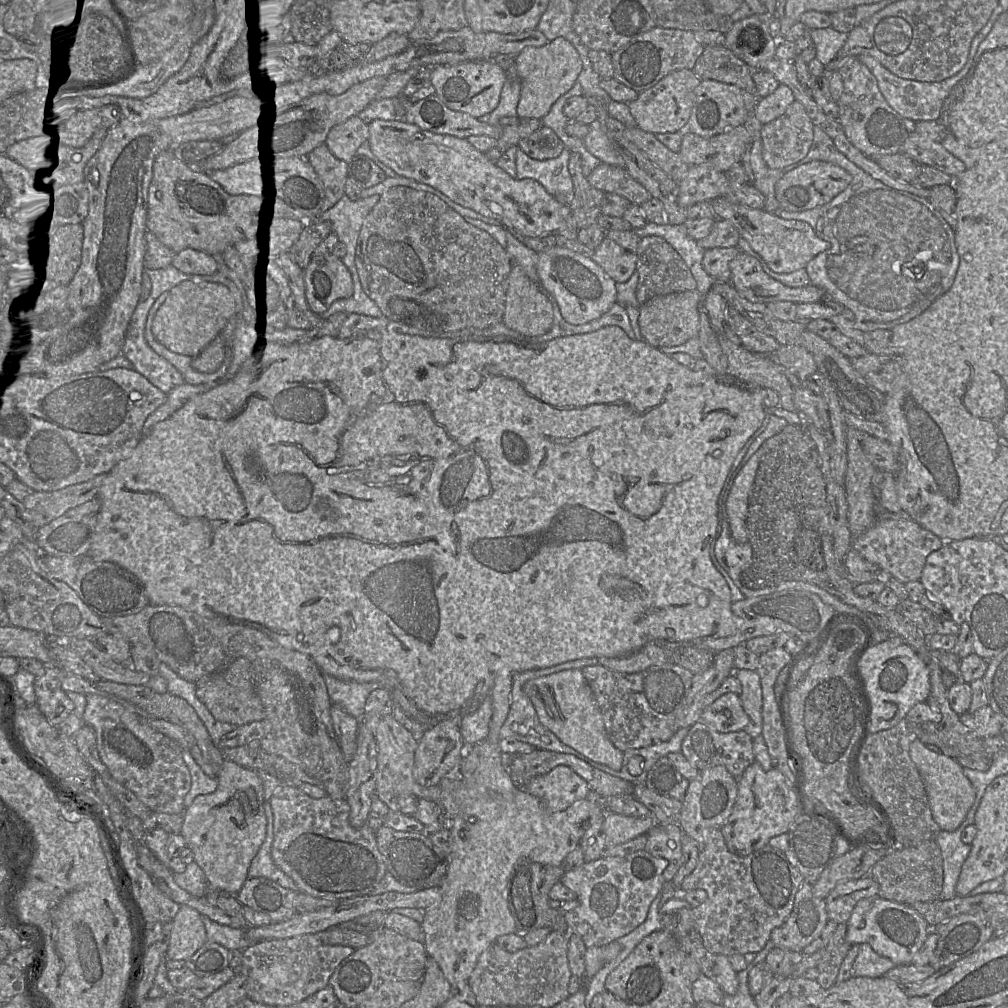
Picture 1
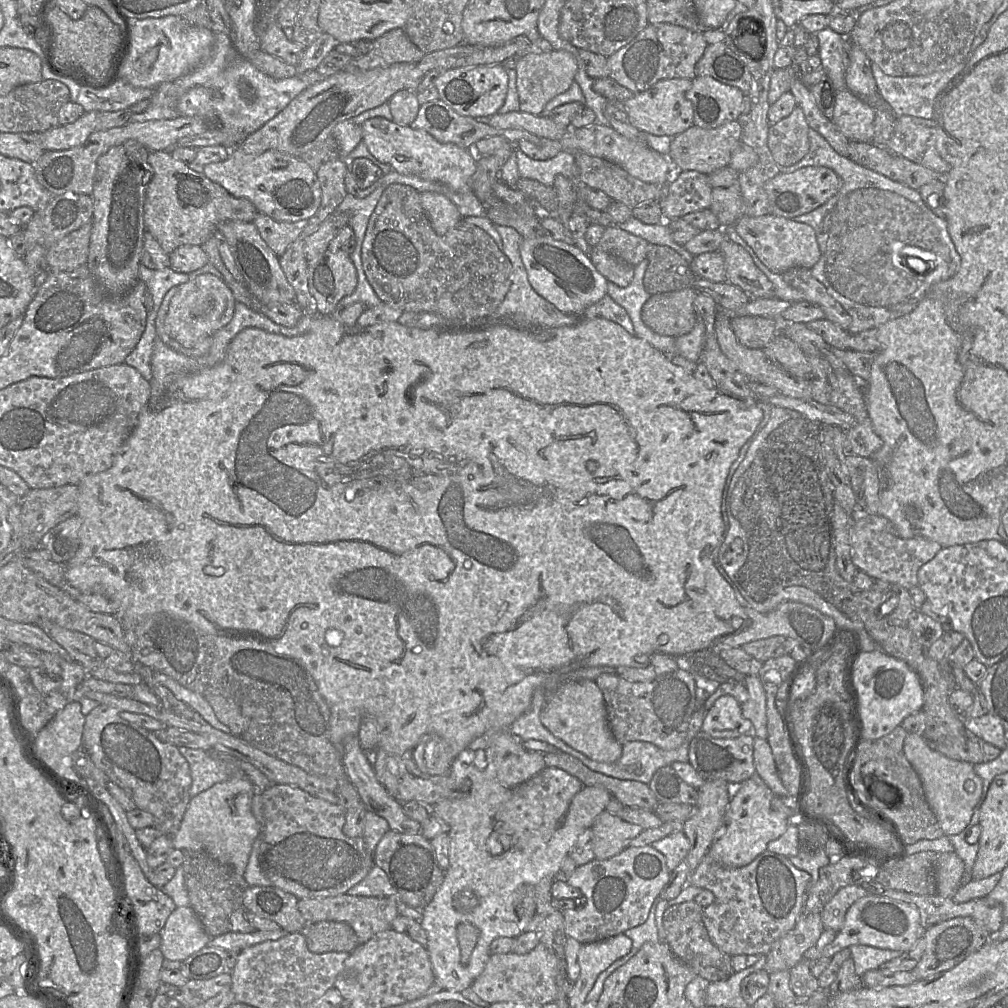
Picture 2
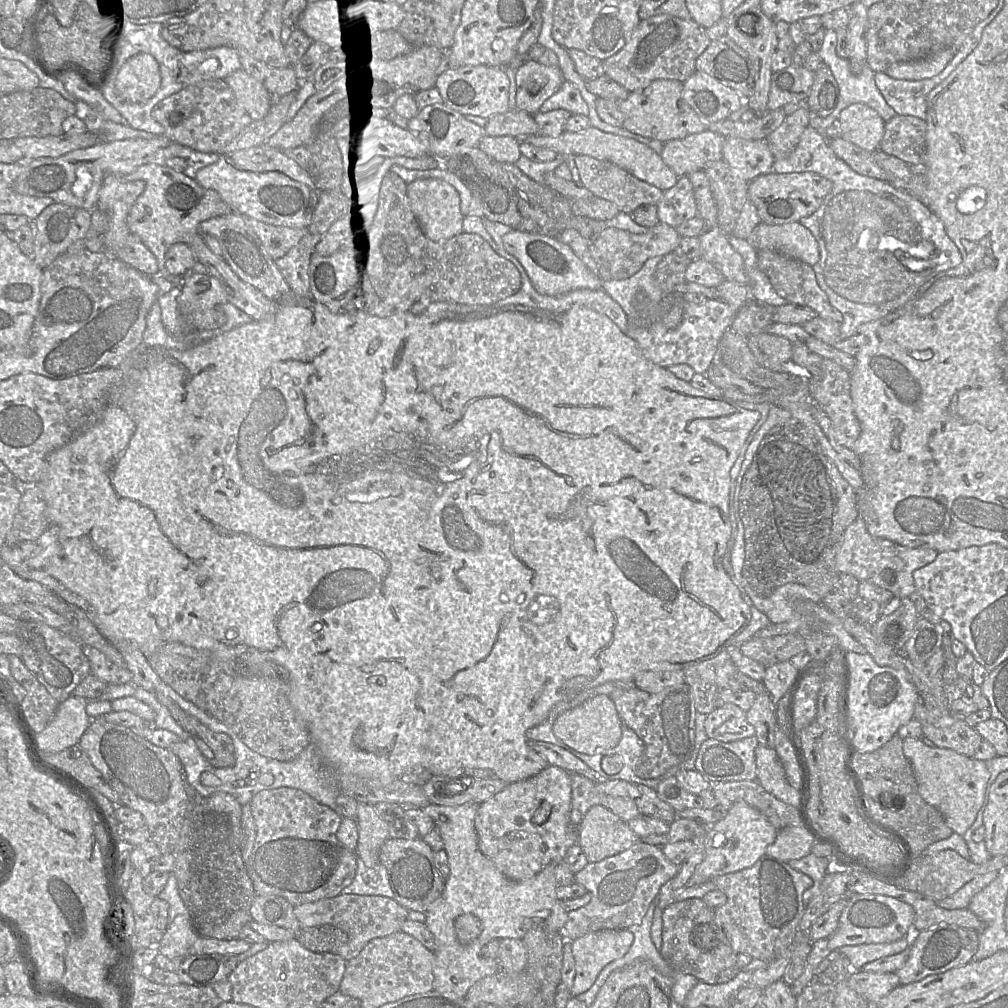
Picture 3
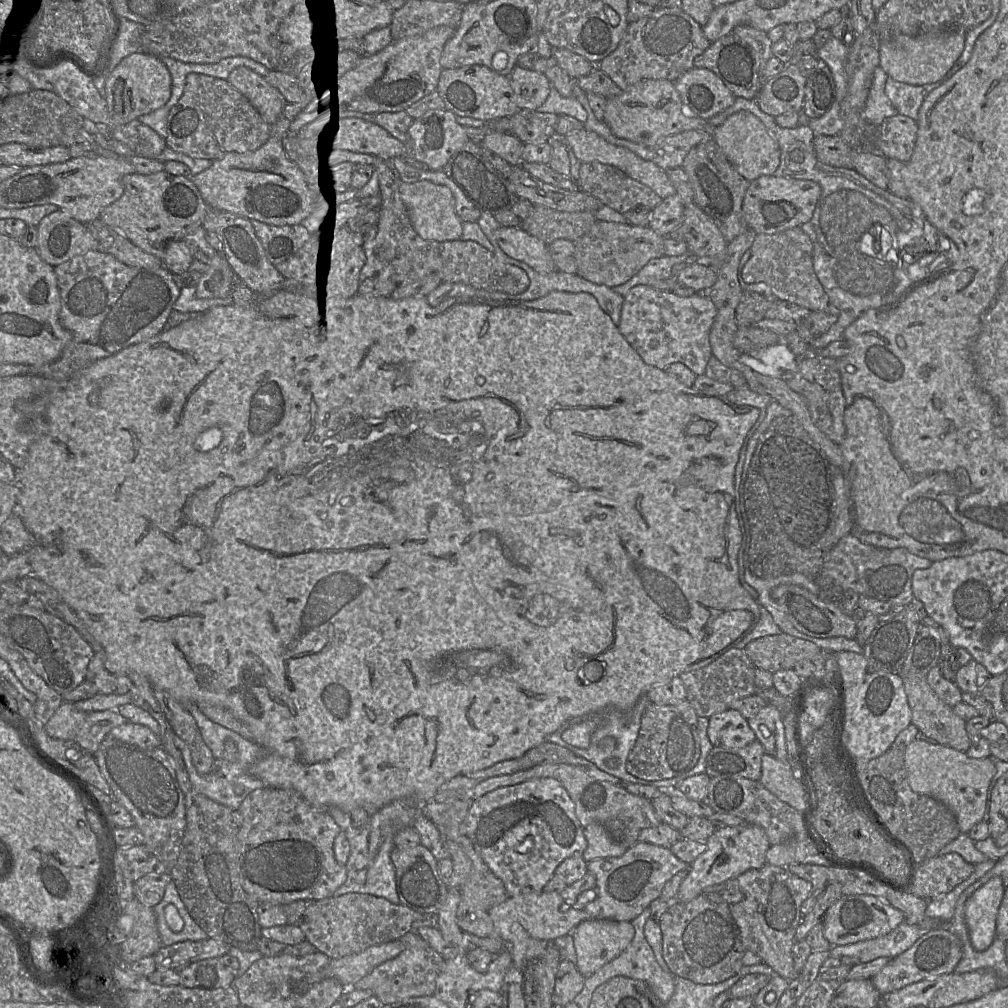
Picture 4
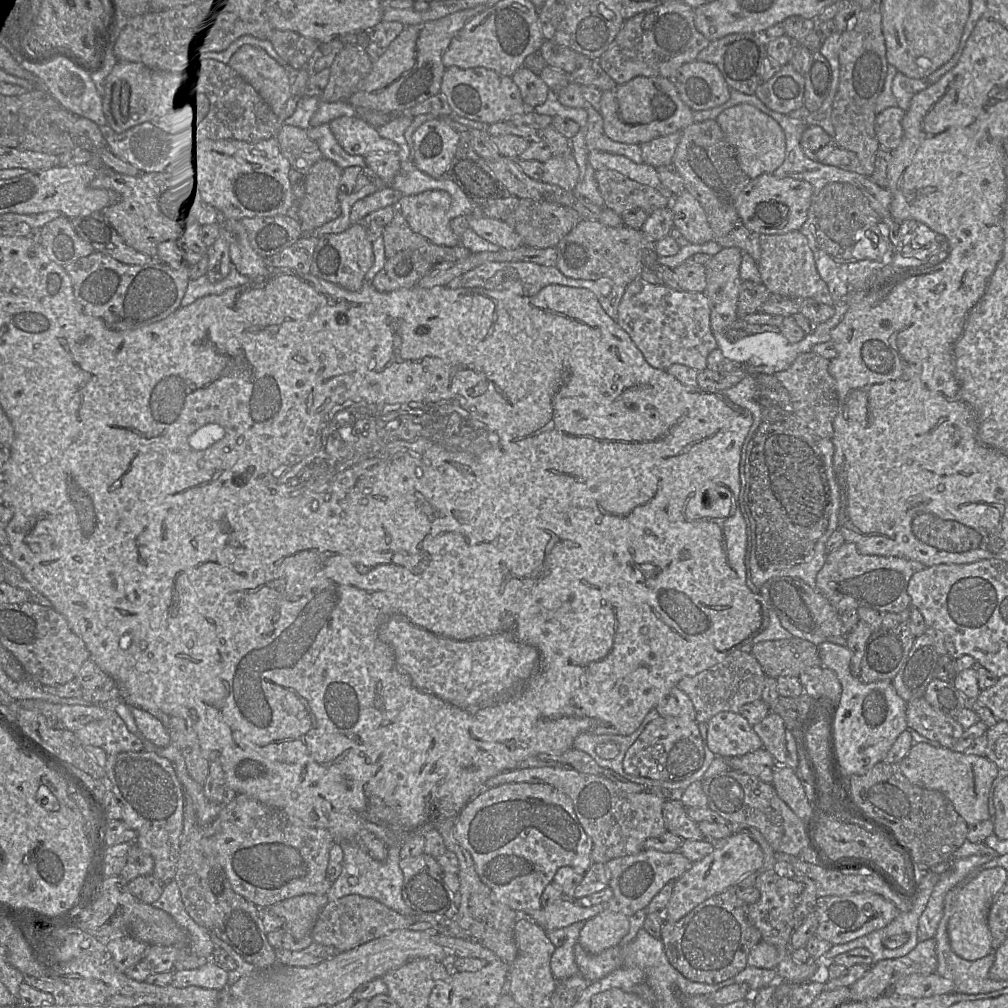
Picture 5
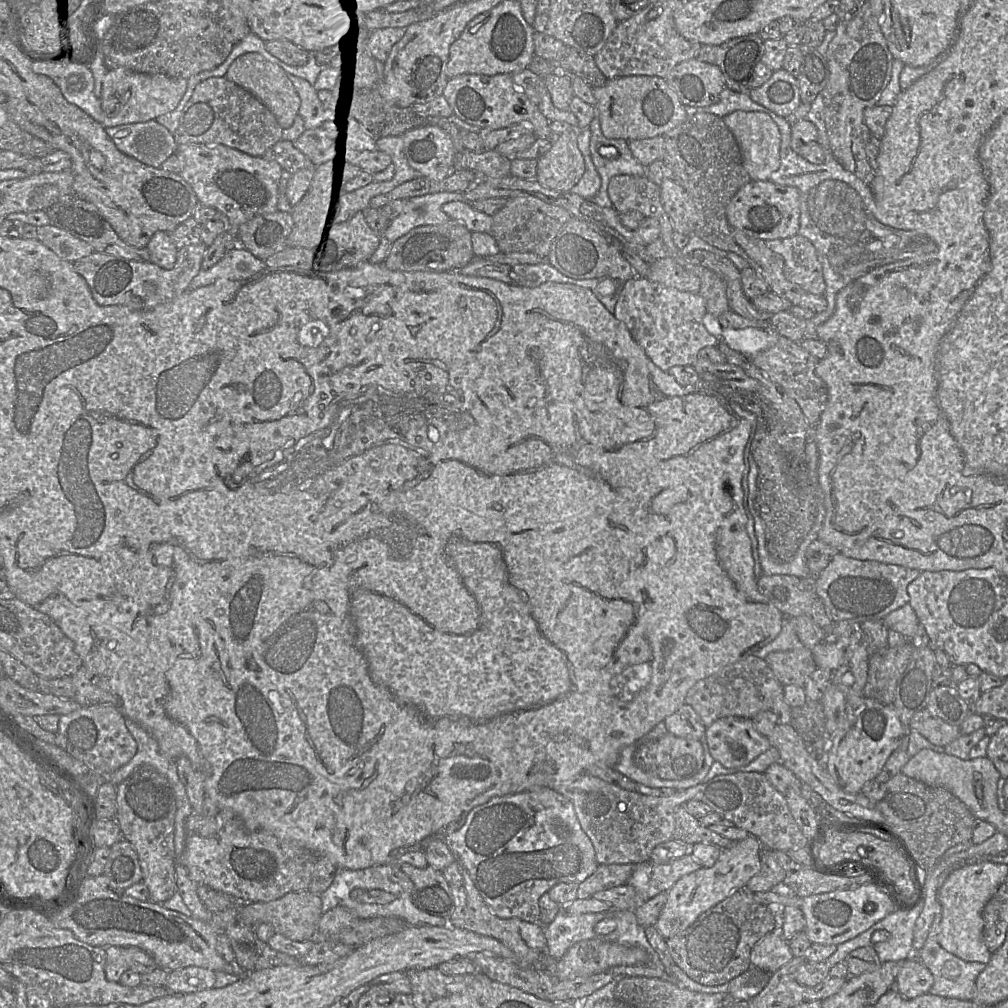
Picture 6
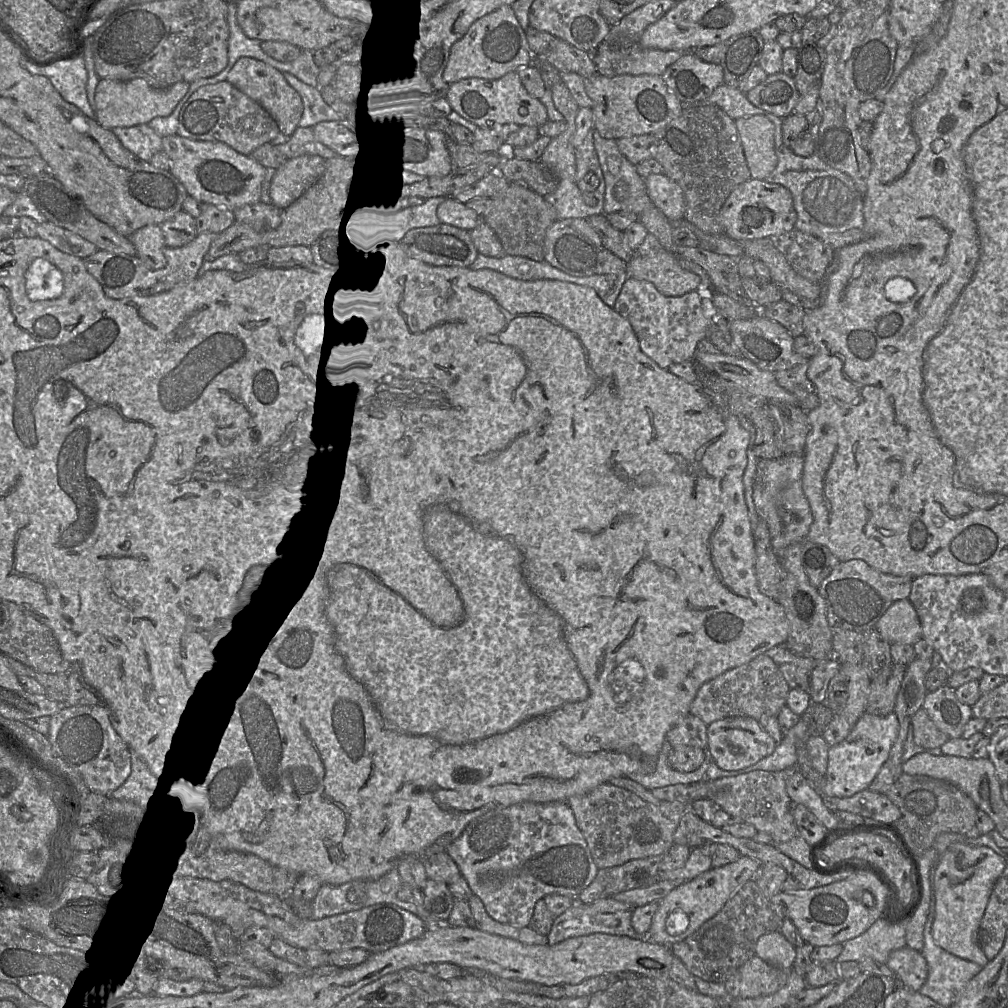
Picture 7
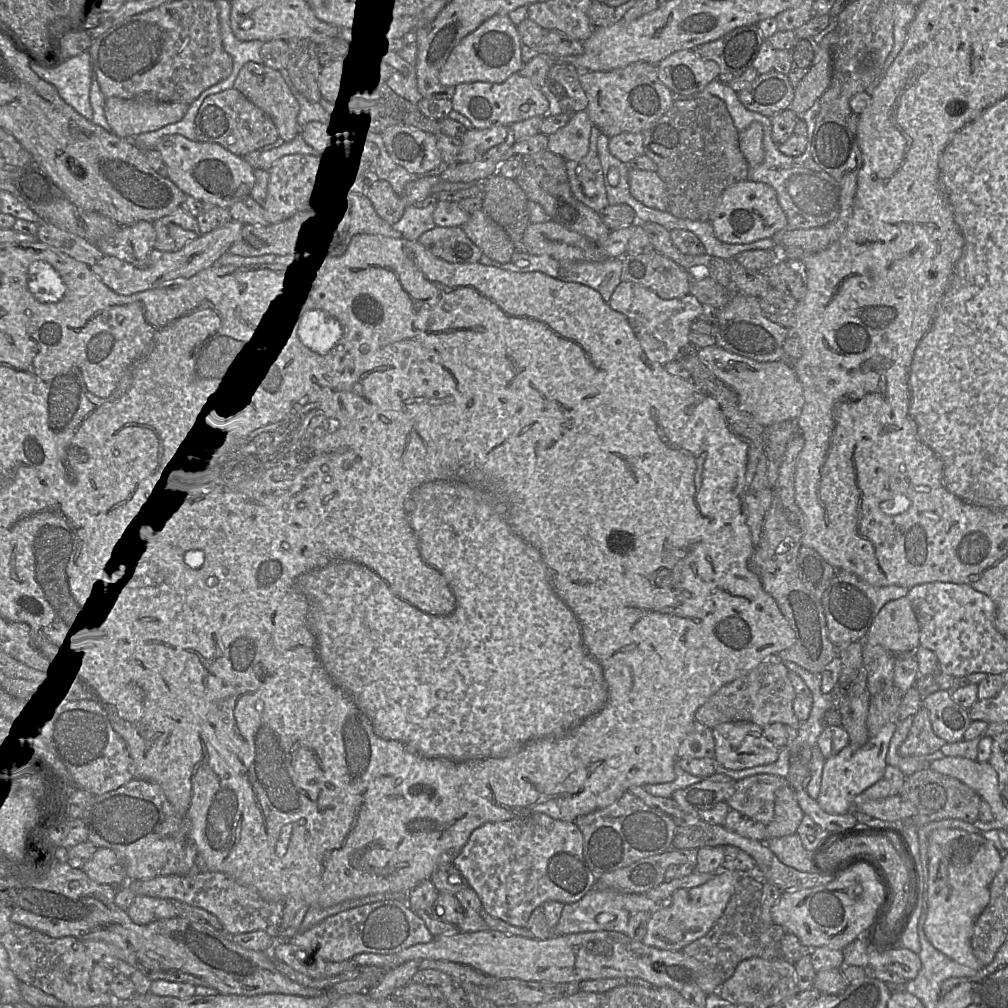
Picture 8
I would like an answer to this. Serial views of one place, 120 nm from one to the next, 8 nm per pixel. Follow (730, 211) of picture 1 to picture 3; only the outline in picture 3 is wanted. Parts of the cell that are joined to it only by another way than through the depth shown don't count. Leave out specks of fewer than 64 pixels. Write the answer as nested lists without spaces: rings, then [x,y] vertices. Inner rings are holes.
[[[760,222],[746,240],[756,250],[777,250],[810,266],[819,260],[818,242],[810,230],[800,222],[784,224]]]

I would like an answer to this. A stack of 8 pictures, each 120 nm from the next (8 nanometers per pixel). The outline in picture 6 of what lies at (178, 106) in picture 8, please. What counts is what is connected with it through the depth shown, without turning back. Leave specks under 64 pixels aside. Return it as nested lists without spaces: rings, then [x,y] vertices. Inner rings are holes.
[[[125,67],[109,69],[102,82],[102,125],[105,128],[145,122],[174,110],[182,99],[188,79],[162,74],[143,74]]]

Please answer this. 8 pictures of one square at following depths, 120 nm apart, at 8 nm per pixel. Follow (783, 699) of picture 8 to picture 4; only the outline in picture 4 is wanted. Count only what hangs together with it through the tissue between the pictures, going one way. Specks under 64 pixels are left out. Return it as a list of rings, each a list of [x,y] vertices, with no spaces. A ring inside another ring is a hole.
[[[731,648],[710,664],[682,673],[680,677],[687,690],[687,700],[698,716],[710,718],[716,713],[730,709],[734,701],[756,694],[755,669],[743,649]]]

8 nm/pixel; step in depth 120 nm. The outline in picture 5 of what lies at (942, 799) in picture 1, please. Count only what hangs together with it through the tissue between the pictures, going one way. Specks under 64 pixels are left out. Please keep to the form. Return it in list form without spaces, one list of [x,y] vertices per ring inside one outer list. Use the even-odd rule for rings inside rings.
[[[917,743],[910,748],[899,766],[912,784],[943,793],[968,825],[991,819],[988,811],[989,790],[999,768],[986,756],[968,755],[945,747]]]

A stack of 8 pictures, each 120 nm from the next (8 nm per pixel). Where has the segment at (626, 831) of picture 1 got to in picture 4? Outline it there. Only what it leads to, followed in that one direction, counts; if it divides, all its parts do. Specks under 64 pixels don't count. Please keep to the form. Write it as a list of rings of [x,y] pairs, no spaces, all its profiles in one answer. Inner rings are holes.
[[[593,822],[584,827],[587,847],[582,853],[586,862],[599,858],[619,857],[627,851],[627,847],[614,840],[607,829],[600,823]]]

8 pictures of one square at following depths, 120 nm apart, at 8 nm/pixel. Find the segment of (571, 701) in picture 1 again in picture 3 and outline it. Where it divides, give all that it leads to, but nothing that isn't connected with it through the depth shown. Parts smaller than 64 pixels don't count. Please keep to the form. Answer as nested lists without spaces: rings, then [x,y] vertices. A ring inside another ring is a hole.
[[[599,694],[560,714],[552,729],[555,736],[572,749],[587,755],[595,755],[613,748],[619,743],[623,723],[610,697]]]

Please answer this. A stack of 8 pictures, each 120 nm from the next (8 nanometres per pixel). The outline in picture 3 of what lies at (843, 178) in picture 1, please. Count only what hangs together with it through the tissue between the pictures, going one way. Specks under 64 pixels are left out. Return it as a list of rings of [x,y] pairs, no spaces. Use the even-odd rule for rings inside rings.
[[[772,171],[748,182],[747,198],[755,206],[761,222],[784,224],[798,222],[801,218],[814,213],[831,188],[831,181],[815,172],[775,173]]]

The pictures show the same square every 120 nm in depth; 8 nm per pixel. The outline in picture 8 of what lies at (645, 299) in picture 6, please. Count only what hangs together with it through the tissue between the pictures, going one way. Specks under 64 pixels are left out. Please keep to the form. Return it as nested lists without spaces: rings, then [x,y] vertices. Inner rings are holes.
[[[626,281],[618,285],[608,304],[613,310],[625,315],[646,357],[661,365],[676,360],[681,350],[691,345],[689,342],[691,323],[707,310],[706,306],[692,294],[662,299],[654,291]]]

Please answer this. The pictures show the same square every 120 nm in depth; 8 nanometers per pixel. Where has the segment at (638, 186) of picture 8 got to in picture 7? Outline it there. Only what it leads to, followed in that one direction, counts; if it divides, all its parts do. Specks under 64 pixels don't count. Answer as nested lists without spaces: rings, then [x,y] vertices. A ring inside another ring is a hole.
[[[650,174],[644,181],[650,200],[670,222],[684,219],[685,197],[677,183],[665,174]]]

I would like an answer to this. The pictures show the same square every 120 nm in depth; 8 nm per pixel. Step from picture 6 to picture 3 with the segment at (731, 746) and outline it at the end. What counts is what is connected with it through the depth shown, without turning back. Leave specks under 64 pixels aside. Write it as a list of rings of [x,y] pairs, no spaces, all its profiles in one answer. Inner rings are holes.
[[[726,703],[707,714],[705,731],[708,738],[732,742],[755,735],[745,712],[735,704]]]

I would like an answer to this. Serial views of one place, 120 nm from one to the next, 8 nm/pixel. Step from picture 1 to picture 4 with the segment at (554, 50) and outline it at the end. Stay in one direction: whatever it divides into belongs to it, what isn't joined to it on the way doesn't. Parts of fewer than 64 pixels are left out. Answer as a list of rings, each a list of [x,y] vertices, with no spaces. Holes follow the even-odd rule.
[[[515,66],[510,80],[519,109],[536,110],[549,95],[551,83],[544,73]]]

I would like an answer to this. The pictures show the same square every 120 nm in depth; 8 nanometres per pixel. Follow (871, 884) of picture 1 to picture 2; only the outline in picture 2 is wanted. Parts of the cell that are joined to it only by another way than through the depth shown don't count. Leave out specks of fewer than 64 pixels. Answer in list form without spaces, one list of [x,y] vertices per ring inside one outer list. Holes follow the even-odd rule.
[[[858,884],[841,888],[821,912],[824,929],[839,932],[843,926],[847,910],[854,902],[866,895],[868,895],[866,889]]]

